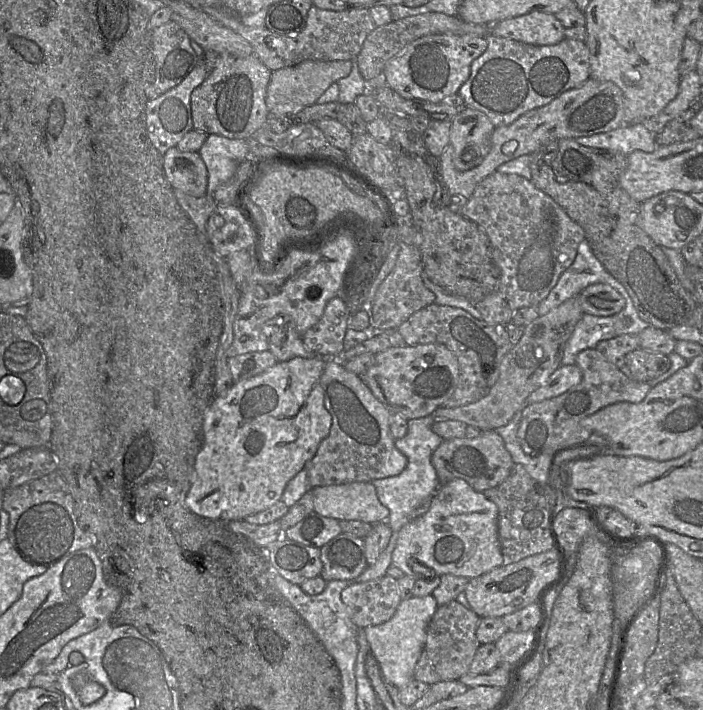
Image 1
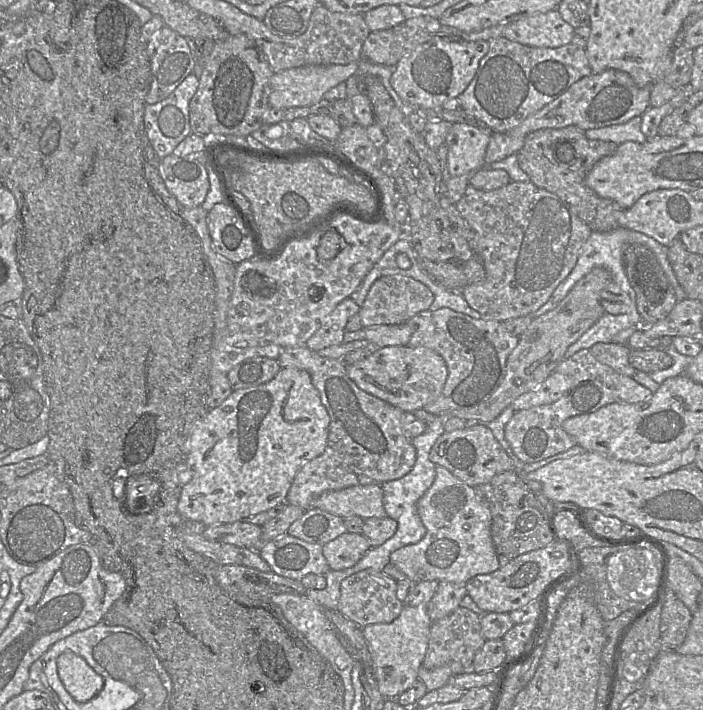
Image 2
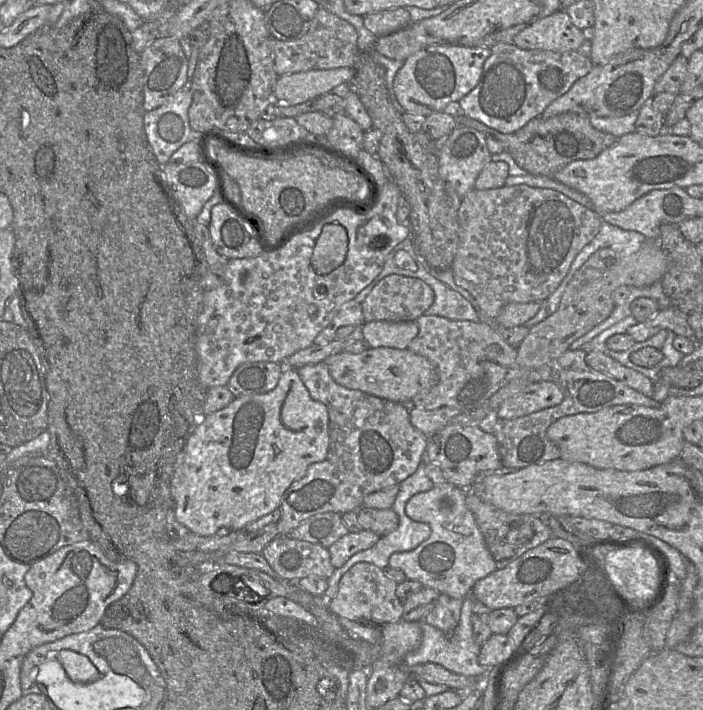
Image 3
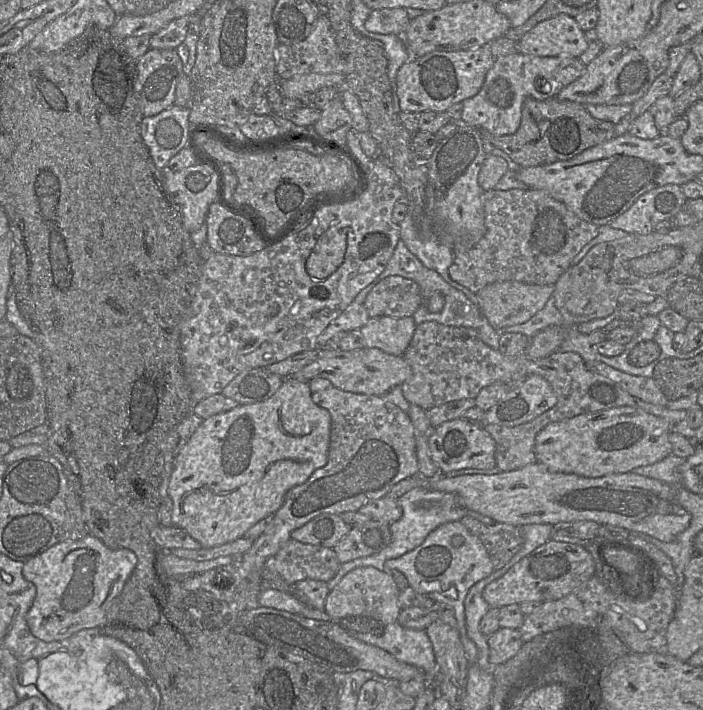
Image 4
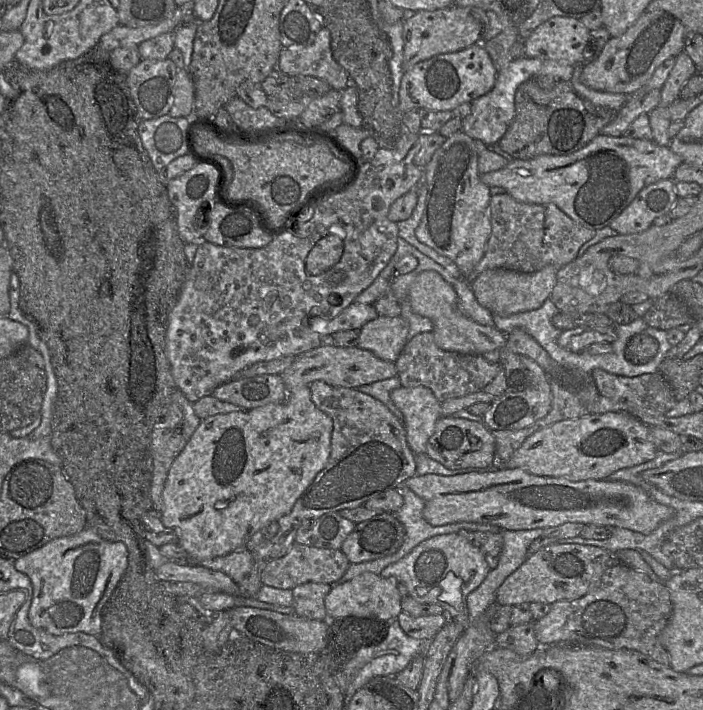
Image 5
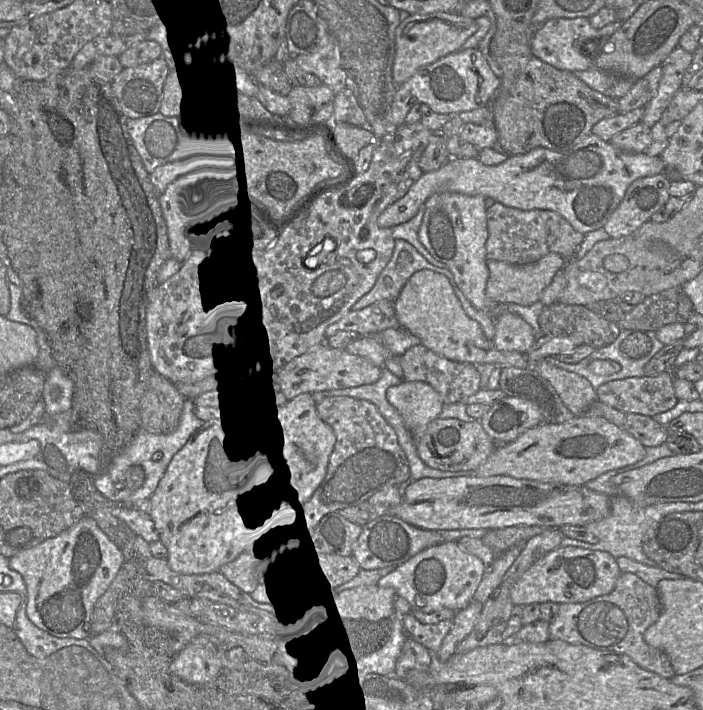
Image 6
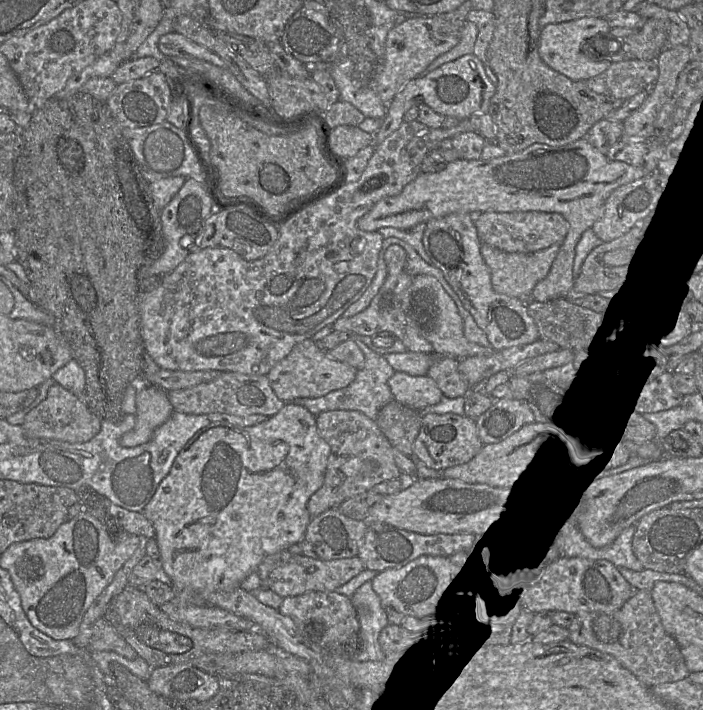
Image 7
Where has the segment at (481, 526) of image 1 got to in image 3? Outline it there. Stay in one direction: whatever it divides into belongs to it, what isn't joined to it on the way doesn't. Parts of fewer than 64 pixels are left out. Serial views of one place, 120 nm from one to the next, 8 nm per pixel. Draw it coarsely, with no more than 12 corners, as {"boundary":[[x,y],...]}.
{"boundary":[[424,458],[435,486],[406,514],[430,526],[389,566],[456,599],[497,567],[466,489]]}

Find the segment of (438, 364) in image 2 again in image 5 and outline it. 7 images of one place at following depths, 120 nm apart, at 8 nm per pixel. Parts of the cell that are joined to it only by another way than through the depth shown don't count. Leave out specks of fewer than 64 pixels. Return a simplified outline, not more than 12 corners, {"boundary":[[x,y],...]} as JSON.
{"boundary":[[321,344],[281,375],[288,392],[314,381],[358,388],[397,376],[359,347]]}

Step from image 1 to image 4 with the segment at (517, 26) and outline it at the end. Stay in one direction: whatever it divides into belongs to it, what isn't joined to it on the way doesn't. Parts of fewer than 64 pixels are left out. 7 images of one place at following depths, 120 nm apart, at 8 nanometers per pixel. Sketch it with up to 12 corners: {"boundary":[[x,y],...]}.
{"boundary":[[567,14],[538,23],[519,52],[579,58],[584,30]]}

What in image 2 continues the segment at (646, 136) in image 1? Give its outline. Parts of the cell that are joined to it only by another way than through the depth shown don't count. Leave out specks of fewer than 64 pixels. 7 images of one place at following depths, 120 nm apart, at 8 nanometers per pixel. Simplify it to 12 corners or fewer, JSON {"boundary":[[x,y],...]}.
{"boundary":[[642,117],[588,129],[591,140],[644,143]]}

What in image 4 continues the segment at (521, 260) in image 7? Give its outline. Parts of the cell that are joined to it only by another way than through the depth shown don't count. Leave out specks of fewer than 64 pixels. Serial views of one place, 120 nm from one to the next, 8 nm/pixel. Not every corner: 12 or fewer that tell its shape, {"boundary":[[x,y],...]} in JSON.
{"boundary":[[495,282],[476,293],[499,333],[540,311],[554,285]]}

